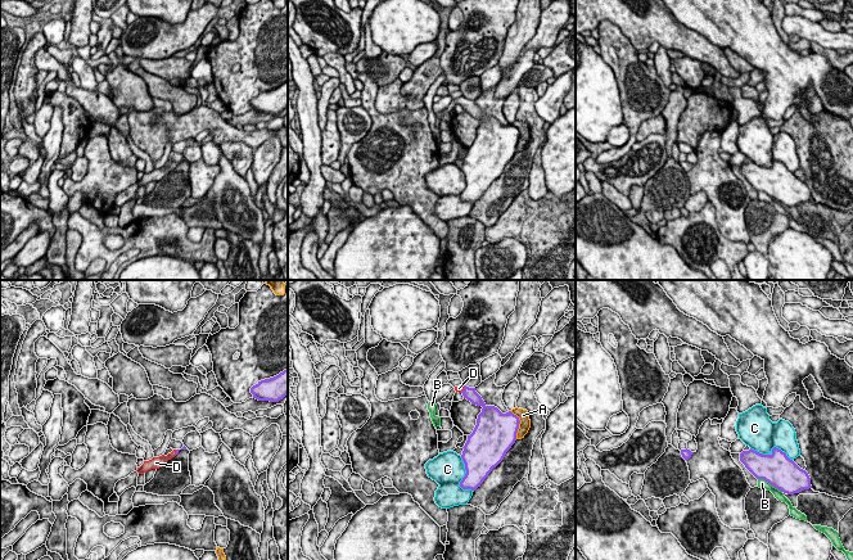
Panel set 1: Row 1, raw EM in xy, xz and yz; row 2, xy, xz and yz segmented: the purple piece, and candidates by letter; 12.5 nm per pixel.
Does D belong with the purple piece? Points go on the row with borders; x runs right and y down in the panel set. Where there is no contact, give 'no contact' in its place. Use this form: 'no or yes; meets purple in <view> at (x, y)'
yes; meets purple in xz at (464, 389)

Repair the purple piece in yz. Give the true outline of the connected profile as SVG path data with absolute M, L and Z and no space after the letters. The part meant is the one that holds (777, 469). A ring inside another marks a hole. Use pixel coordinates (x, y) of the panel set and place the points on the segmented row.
M776 447L772 448L771 455L752 448L743 451L740 461L757 479L764 479L784 493L794 494L812 488L808 473Z

